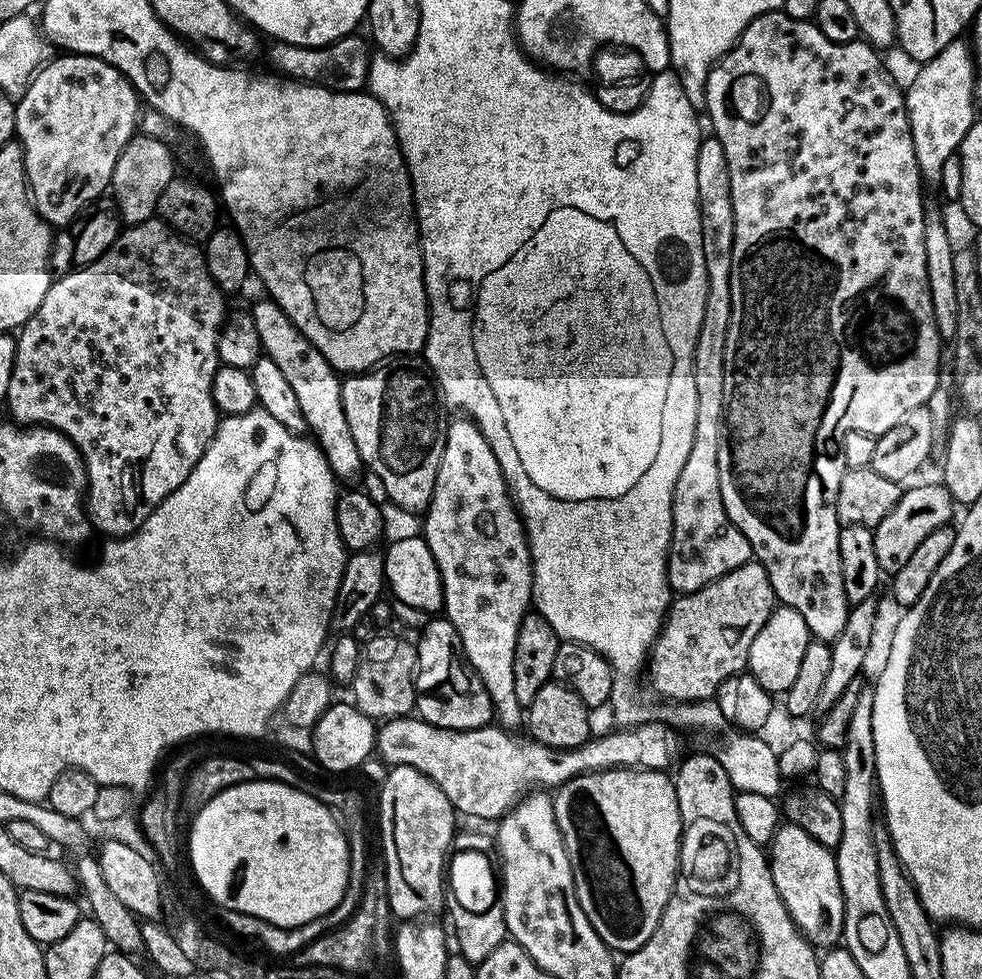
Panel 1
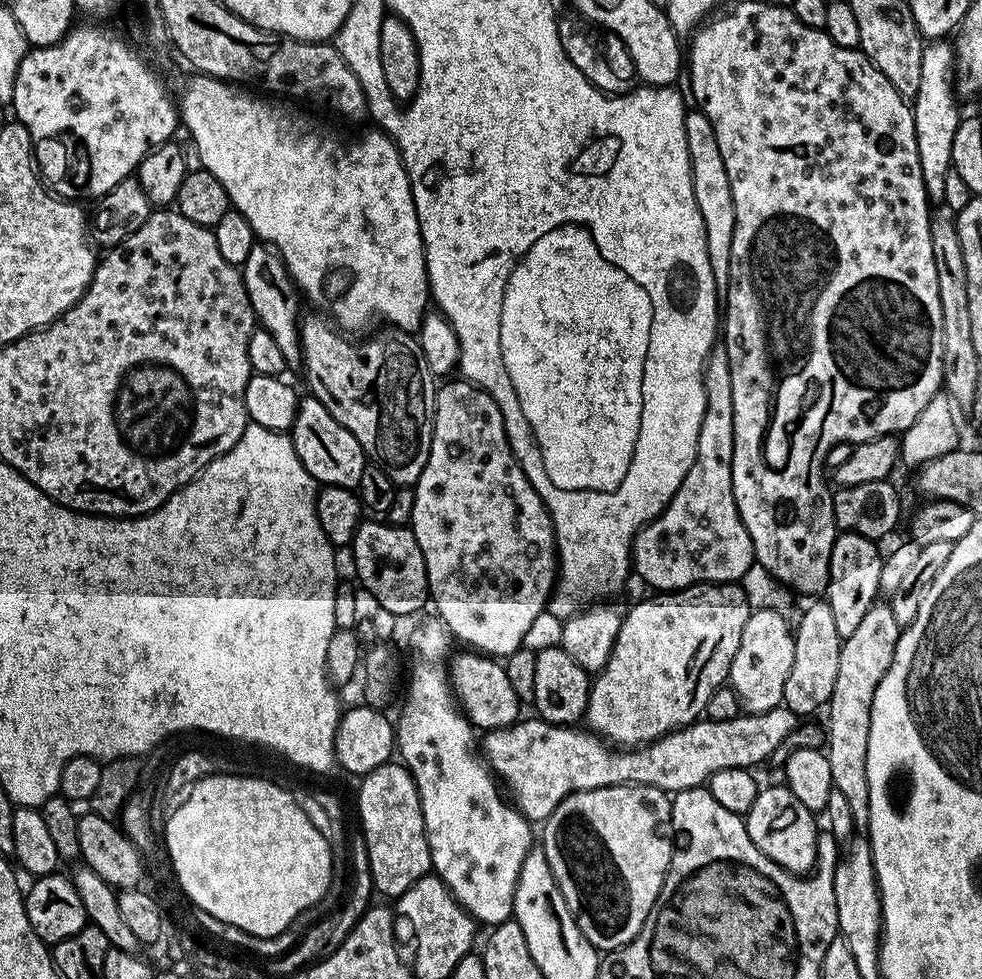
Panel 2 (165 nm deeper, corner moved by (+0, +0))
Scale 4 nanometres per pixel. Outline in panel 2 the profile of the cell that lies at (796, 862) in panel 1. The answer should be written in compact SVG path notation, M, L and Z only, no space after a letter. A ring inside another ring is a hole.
M786 786L761 787L754 798L754 806L746 814L744 825L750 834L750 842L778 866L788 872L808 874L816 867L816 842L818 839L817 817Z

